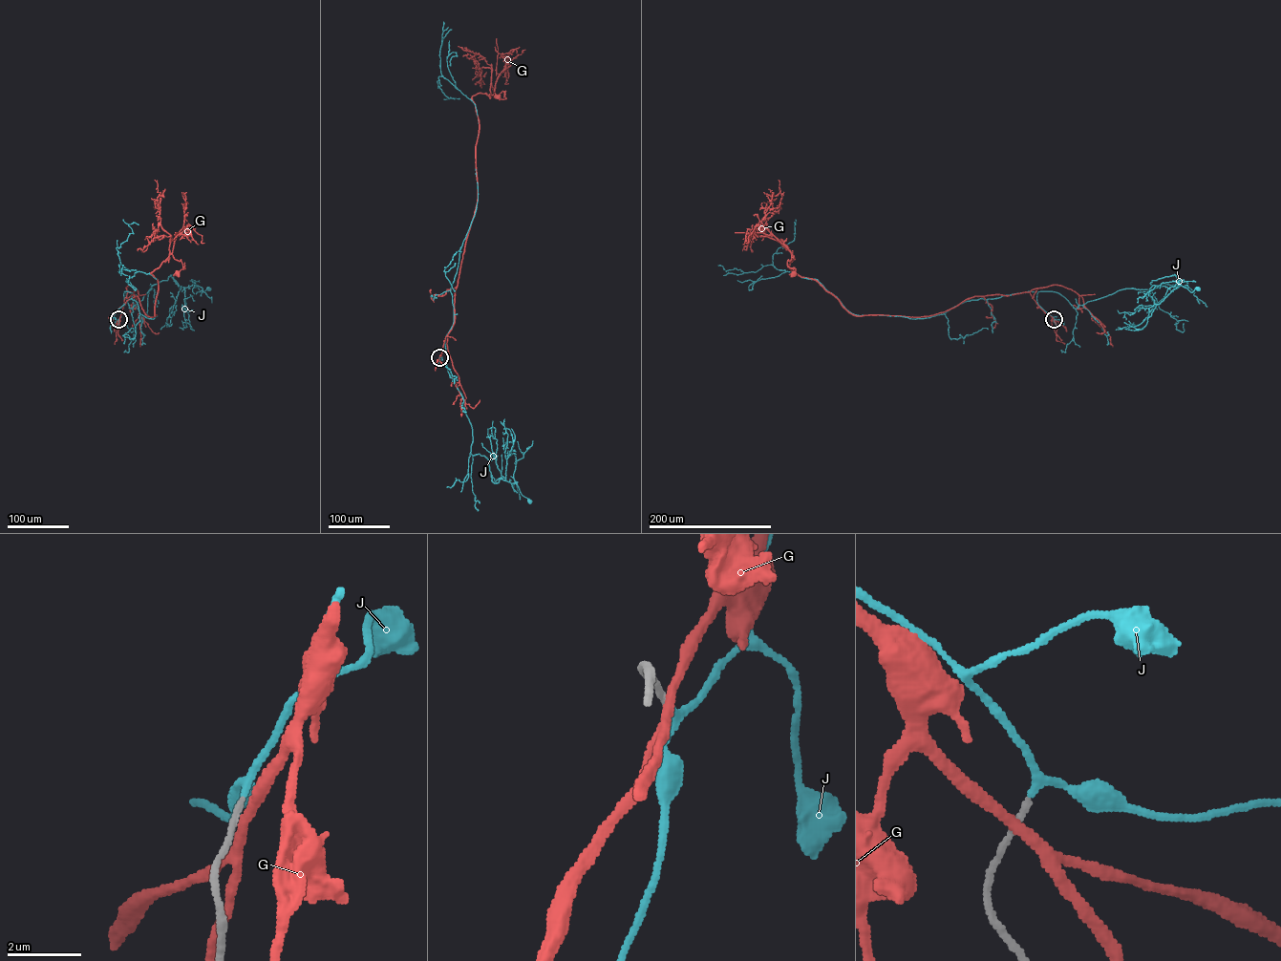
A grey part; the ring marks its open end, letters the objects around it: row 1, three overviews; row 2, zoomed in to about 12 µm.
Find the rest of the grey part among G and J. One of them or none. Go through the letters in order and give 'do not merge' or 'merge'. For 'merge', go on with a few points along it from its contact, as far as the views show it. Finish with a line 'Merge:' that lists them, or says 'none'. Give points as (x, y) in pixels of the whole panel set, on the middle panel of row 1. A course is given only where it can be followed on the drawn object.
G: do not merge
J: merge; course (439, 357), (445, 340), (447, 371), (471, 426), (471, 453), (487, 459), (493, 482), (516, 483), (529, 501)
Merge: J

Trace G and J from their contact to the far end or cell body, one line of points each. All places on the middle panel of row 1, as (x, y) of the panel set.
G: (439, 357), (454, 322), (455, 289), (477, 200), (479, 120), (472, 96), (502, 91), (506, 98), (498, 96)
J: (439, 357), (445, 340), (447, 371), (471, 426), (471, 453), (487, 459), (493, 482), (516, 483), (529, 501)

